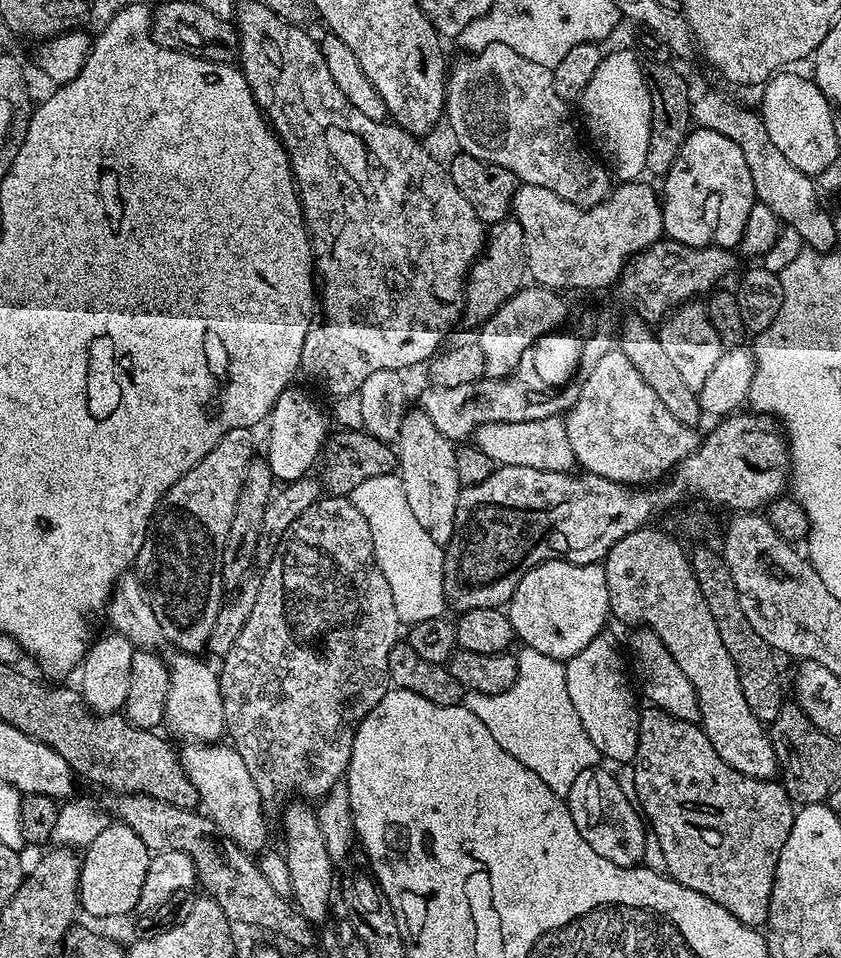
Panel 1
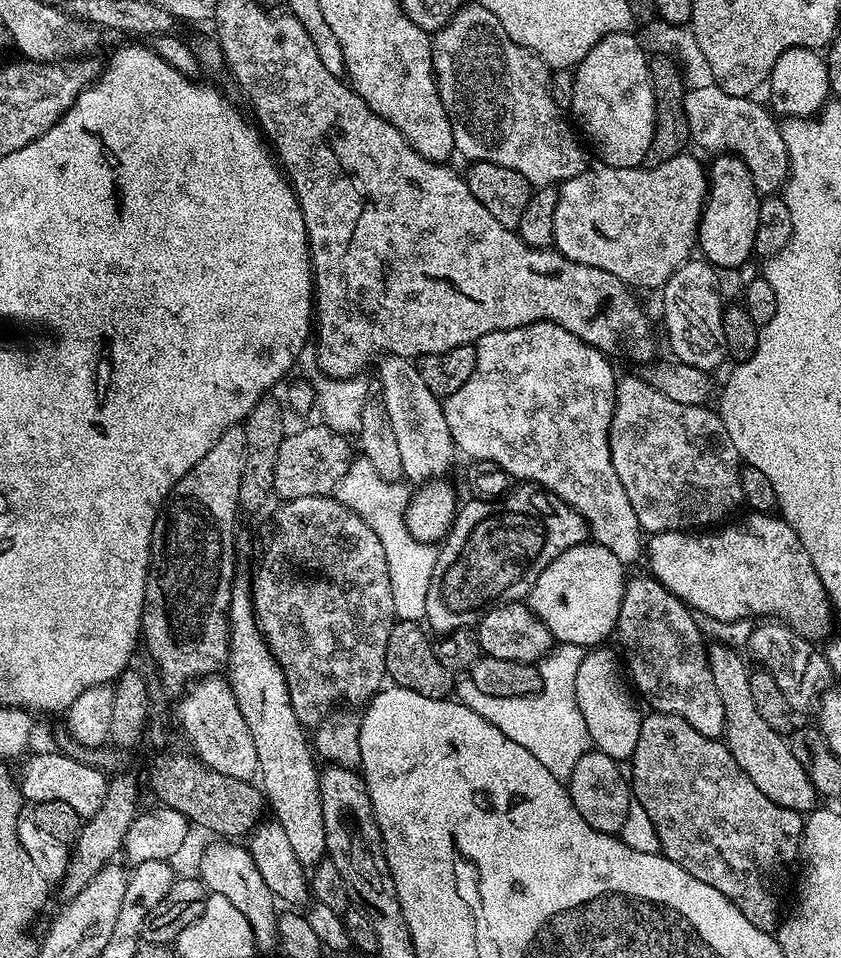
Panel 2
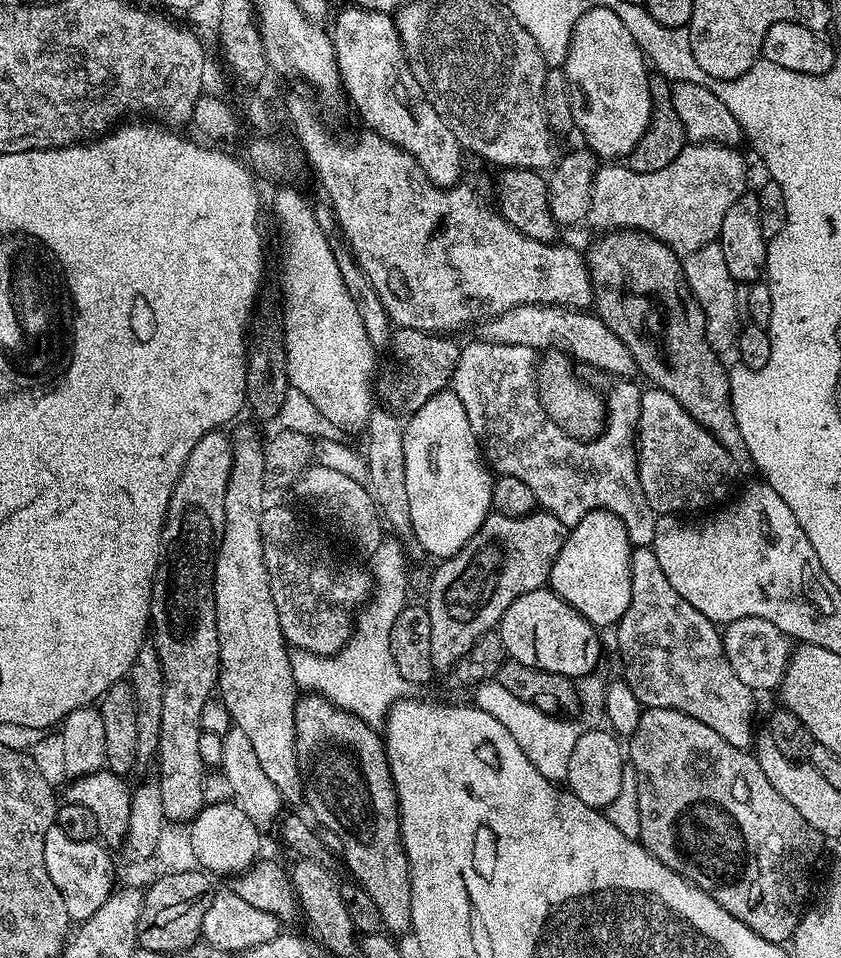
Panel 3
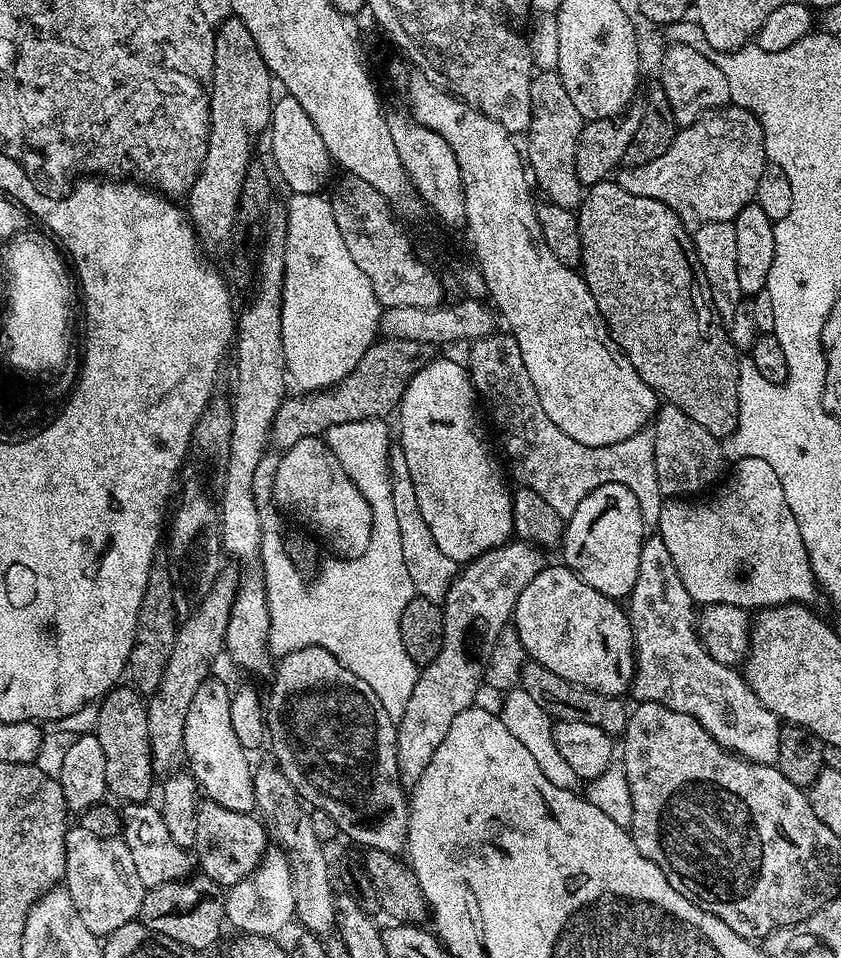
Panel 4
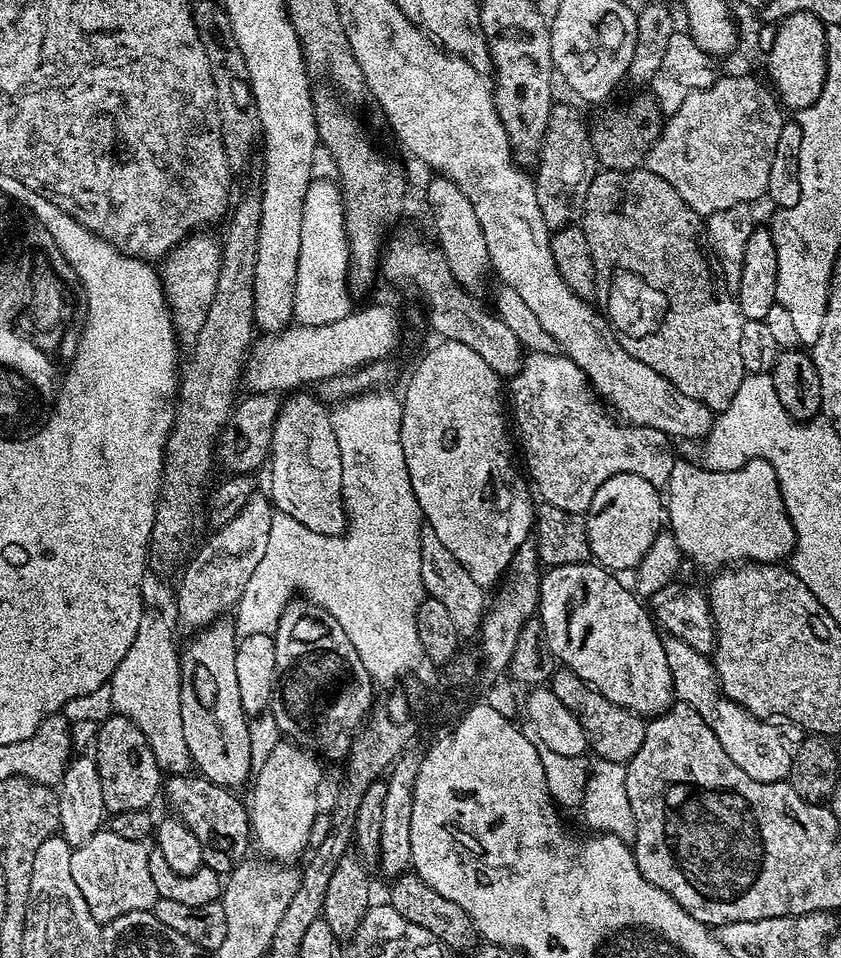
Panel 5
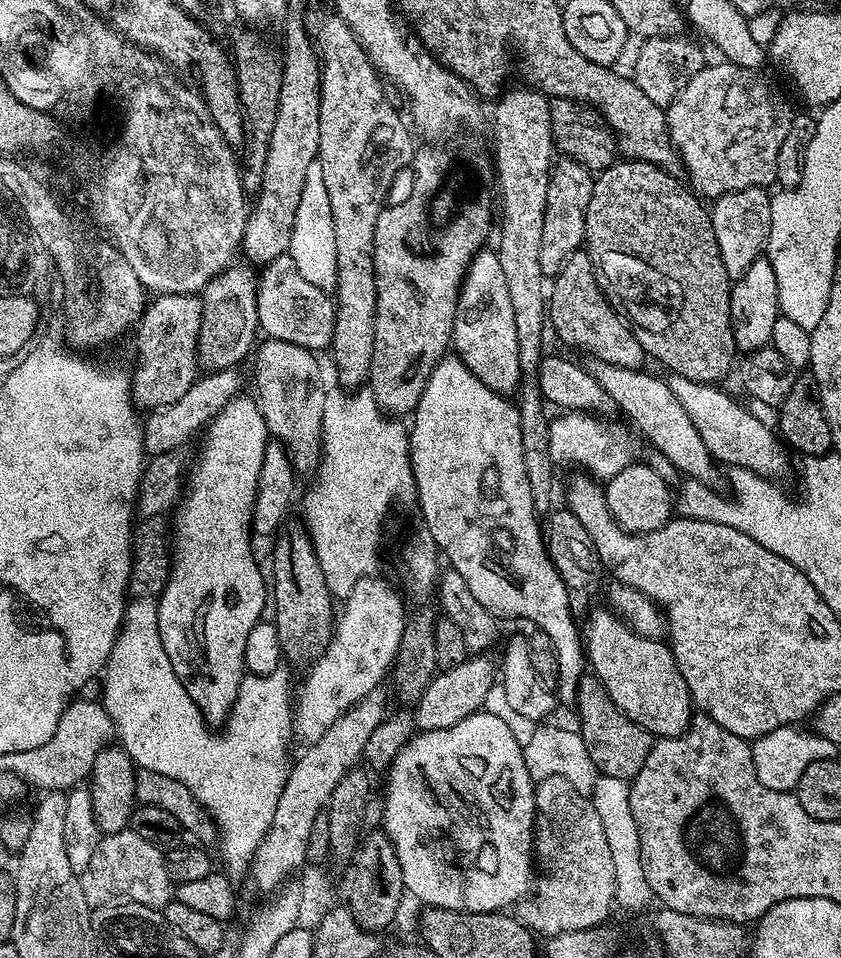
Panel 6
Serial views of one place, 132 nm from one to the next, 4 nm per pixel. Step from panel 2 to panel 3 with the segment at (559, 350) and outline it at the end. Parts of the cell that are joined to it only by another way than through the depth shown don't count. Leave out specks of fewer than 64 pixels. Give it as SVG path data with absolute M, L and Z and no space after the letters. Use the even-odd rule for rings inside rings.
M473 339L473 344L464 344L460 349L458 370L454 370L451 391L462 398L466 406L466 418L482 442L484 459L493 473L518 478L534 490L537 505L543 511L554 514L558 522L571 530L586 514L599 508L612 512L624 523L628 531L628 541L637 548L651 545L656 529L658 513L646 502L638 482L636 469L636 423L640 417L641 385L636 382L616 382L606 395L606 423L599 436L585 442L569 436L546 414L540 405L540 394L536 386L538 352L530 346L491 344L485 340Z

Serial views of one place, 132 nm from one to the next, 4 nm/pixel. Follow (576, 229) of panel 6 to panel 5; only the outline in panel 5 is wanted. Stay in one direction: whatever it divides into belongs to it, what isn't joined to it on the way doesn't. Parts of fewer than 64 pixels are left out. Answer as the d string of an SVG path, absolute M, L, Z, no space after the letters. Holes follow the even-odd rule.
M553 103L534 170L538 206L549 229L575 225L584 215L586 194L597 174L598 165L589 125L586 120L584 124L583 118L570 105Z

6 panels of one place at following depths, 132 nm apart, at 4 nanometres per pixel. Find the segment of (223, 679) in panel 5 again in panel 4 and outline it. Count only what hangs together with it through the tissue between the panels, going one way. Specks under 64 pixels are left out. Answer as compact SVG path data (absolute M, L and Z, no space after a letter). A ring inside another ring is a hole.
M209 678L198 686L194 693L194 702L190 702L190 714L186 714L186 730L184 731L184 751L183 755L188 756L187 771L200 785L200 791L205 797L222 806L226 810L235 812L251 813L256 808L255 788L254 788L254 764L248 761L249 753L244 750L238 737L234 734L233 723L230 722L230 706L233 693L220 680Z

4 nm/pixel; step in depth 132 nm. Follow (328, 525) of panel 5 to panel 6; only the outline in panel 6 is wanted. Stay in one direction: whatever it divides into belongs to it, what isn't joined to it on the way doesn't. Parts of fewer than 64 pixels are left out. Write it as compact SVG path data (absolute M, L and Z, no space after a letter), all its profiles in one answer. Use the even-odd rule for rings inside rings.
M268 338L255 349L256 392L255 399L262 410L269 433L288 449L292 467L297 473L315 473L320 466L320 431L322 406L326 406L326 385L320 381L320 364L308 348L294 346Z

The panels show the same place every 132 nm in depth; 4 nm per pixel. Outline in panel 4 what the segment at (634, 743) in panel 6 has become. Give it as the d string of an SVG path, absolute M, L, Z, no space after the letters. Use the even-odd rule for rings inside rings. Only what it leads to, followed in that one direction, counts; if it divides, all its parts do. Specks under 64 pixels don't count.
M528 660L522 666L519 687L524 688L526 694L530 694L530 698L534 698L534 702L538 702L538 706L542 706L542 710L546 710L548 715L556 720L581 720L582 722L590 722L590 726L598 726L598 730L607 732L613 738L619 737L628 725L630 708L629 705L626 706L623 704L623 699L620 696L607 696L601 692L590 690L586 686L578 686L574 682L566 682L566 678L554 674L554 670L546 670L546 666L542 666L536 660Z

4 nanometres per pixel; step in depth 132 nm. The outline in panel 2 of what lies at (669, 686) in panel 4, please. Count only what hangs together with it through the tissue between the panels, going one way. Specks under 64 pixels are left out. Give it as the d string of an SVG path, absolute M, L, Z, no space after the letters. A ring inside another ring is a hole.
M629 575L614 636L624 647L622 660L627 675L642 700L644 695L643 703L648 703L649 709L674 714L690 722L698 734L719 740L724 734L726 714L722 698L718 698L718 689L714 687L714 674L708 665L708 648L695 619L692 609L670 594L670 590L659 584L655 576Z

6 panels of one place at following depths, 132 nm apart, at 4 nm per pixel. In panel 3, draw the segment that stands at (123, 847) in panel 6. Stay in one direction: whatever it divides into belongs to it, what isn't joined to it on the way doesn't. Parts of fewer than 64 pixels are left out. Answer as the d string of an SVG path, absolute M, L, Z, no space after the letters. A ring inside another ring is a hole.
M52 827L46 830L42 858L46 862L46 874L50 874L50 882L58 886L58 894L62 894L62 902L66 902L66 914L69 921L79 922L90 918L102 902L106 902L114 891L112 884L112 856L103 843L96 840L74 842L74 838L66 838L62 830Z

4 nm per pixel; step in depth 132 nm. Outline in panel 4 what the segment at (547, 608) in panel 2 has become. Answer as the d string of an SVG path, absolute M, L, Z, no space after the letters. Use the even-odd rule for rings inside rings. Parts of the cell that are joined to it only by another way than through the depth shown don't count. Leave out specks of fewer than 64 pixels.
M603 484L586 494L586 498L578 502L578 510L567 517L562 560L571 572L576 572L578 578L586 582L586 586L594 586L603 596L620 602L634 590L645 535L646 525L634 490L621 484Z

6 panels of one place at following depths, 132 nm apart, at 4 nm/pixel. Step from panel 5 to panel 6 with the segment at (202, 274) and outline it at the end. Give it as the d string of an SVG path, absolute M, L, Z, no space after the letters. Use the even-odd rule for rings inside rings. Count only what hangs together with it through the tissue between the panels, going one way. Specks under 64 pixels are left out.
M157 295L145 307L140 322L134 329L136 369L131 369L132 403L140 410L165 408L178 402L198 379L198 334L202 324L202 306L199 295Z

